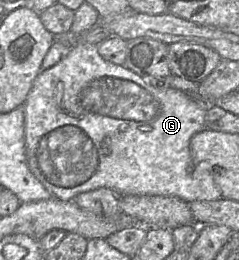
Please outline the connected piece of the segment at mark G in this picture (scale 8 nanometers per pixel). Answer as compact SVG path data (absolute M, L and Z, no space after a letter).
M76 44L66 50L65 55L57 64L47 70L40 71L21 107L24 109L25 150L29 169L52 196L59 200L72 201L78 194L102 187L110 188L118 195L176 196L188 203L197 200L217 200L222 197L221 190L211 173L194 166L190 151L191 138L206 129L206 105L178 89L170 87L161 90L146 84L141 76L124 65L113 64L102 58L98 52L97 44Z

